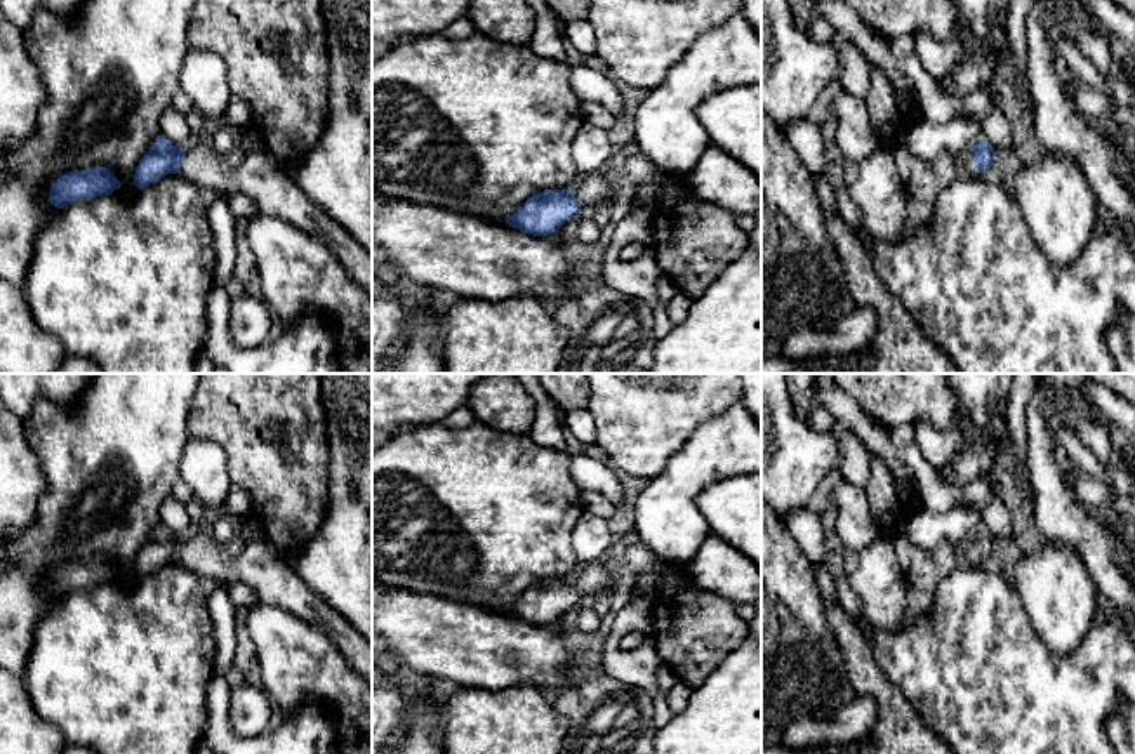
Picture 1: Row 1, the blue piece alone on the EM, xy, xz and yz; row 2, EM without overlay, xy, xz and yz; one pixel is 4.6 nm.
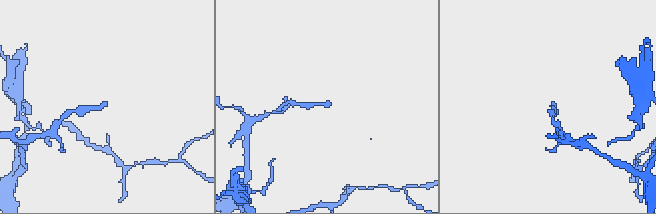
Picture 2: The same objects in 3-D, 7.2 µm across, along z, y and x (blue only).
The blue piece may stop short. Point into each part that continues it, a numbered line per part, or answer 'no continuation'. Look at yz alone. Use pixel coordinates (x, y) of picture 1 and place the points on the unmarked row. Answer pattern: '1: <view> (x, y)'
1: yz (967, 549)

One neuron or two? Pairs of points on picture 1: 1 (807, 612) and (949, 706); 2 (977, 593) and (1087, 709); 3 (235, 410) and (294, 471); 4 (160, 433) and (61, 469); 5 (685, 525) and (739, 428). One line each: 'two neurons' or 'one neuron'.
1: two neurons
2: one neuron
3: one neuron
4: one neuron
5: one neuron

